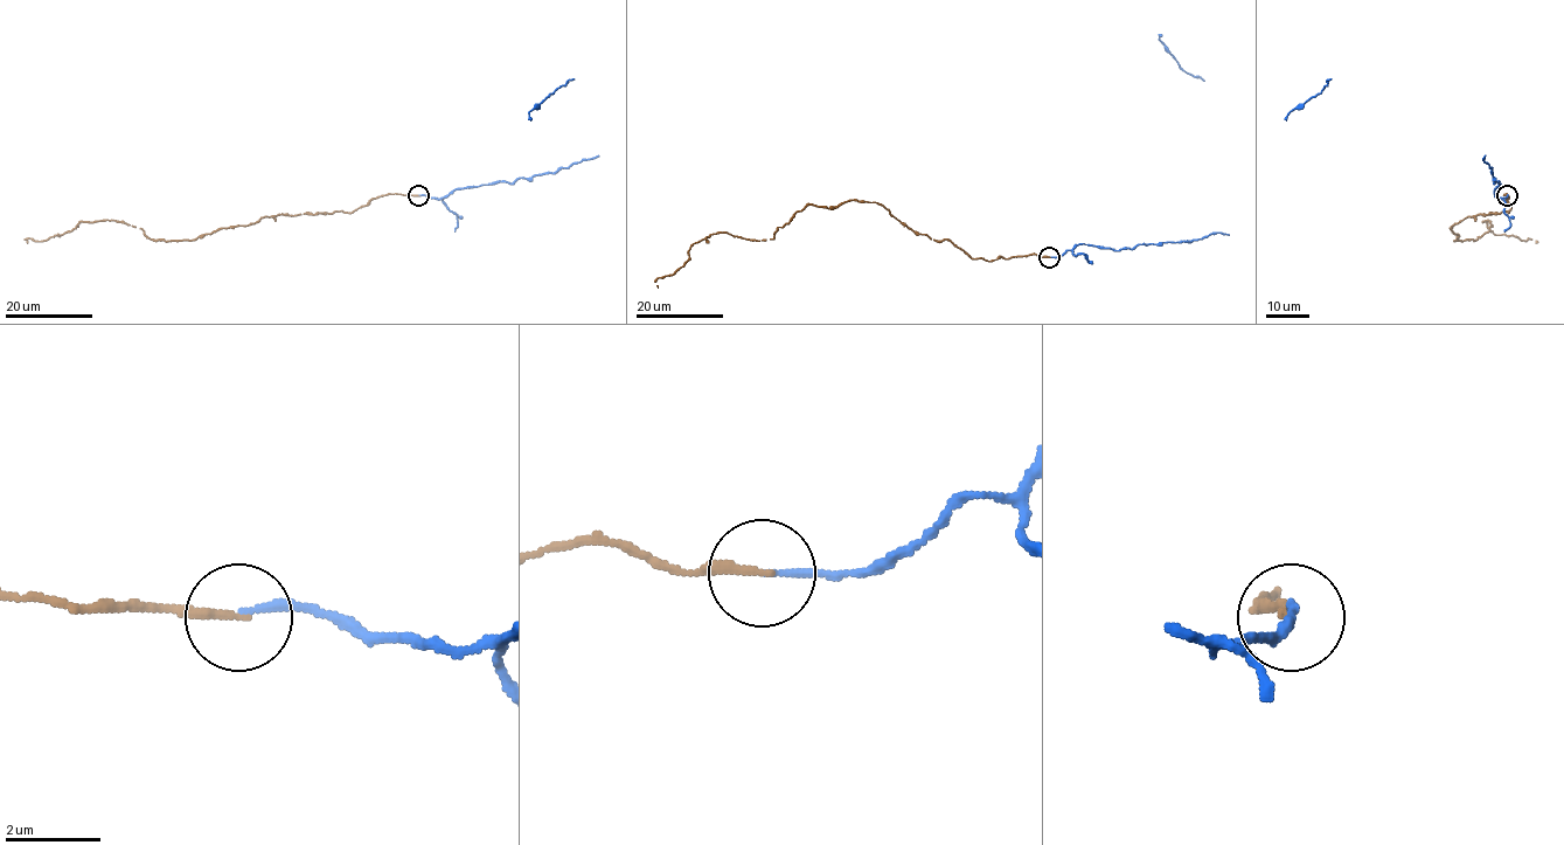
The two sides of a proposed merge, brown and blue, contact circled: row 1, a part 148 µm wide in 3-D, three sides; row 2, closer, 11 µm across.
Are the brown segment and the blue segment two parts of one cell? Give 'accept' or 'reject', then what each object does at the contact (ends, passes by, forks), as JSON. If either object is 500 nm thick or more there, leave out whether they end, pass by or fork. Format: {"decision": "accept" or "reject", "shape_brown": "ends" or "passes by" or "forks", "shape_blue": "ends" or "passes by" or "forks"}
{"decision": "accept", "shape_brown": "ends", "shape_blue": "ends"}

